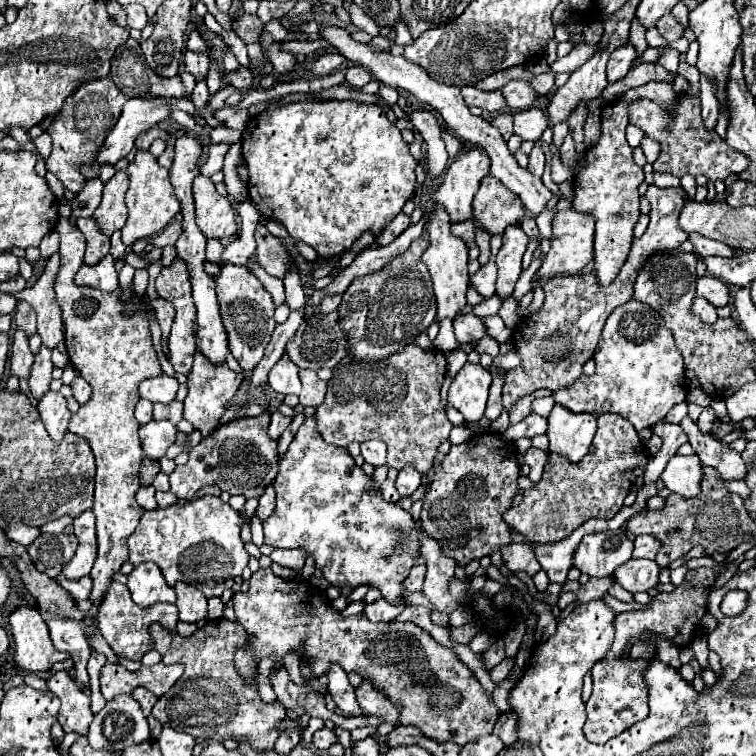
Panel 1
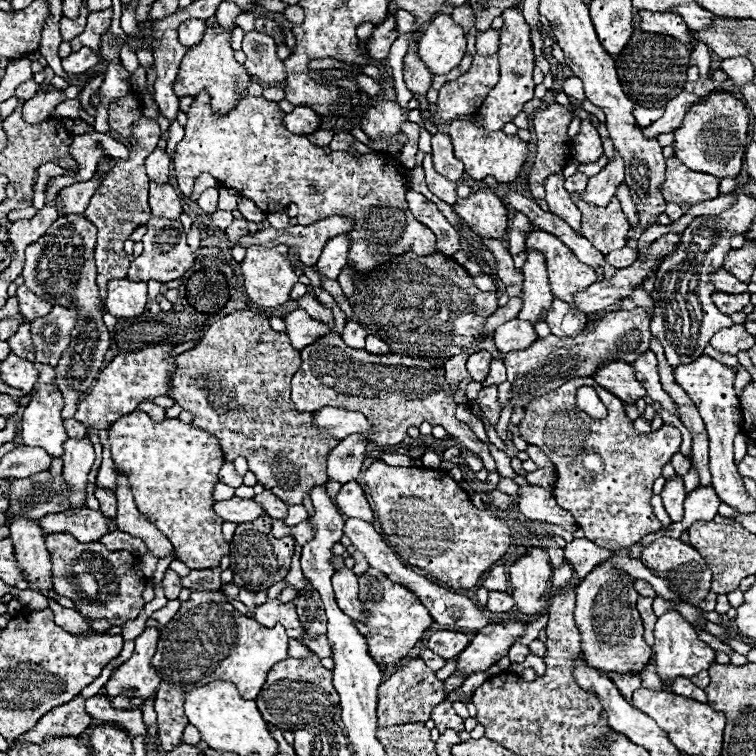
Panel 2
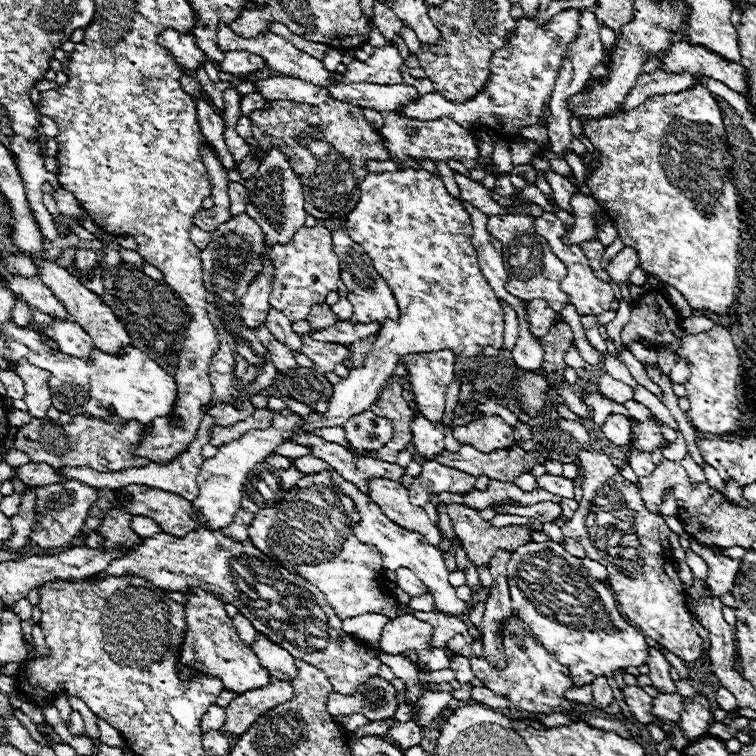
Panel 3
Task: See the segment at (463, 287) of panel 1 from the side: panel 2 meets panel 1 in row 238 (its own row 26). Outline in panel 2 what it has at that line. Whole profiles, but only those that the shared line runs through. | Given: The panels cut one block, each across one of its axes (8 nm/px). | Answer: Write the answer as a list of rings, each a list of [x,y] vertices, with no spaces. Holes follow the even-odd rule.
[[[438,14],[424,30],[418,42],[418,54],[432,74],[448,74],[466,54],[462,26],[454,24],[450,14]]]

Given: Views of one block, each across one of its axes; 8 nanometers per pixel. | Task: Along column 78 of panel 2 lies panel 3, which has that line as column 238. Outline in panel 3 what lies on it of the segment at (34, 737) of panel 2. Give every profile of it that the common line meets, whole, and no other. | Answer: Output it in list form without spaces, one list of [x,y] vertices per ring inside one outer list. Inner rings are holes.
[[[272,682],[264,688],[244,692],[234,698],[226,708],[226,724],[222,726],[228,734],[244,734],[262,714],[278,704],[284,704],[294,698],[294,688],[284,682]]]

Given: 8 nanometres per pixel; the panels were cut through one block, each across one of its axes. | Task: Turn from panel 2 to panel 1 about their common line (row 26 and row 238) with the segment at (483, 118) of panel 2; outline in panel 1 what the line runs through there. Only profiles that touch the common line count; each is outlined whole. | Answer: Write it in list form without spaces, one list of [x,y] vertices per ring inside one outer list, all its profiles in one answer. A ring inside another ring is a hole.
[[[508,226],[502,234],[502,248],[496,256],[498,264],[498,282],[496,294],[508,298],[514,292],[514,284],[522,272],[522,256],[528,246],[528,236],[520,226]]]

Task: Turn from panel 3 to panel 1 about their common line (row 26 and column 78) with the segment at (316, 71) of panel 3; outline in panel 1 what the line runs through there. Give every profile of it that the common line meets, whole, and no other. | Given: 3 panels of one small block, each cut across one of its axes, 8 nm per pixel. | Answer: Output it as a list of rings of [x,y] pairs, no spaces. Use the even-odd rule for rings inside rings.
[[[78,218],[76,220],[76,228],[84,234],[86,238],[86,254],[84,254],[84,264],[86,266],[94,266],[98,264],[98,260],[102,260],[102,256],[108,254],[110,248],[110,238],[104,236],[96,222],[92,218]]]

